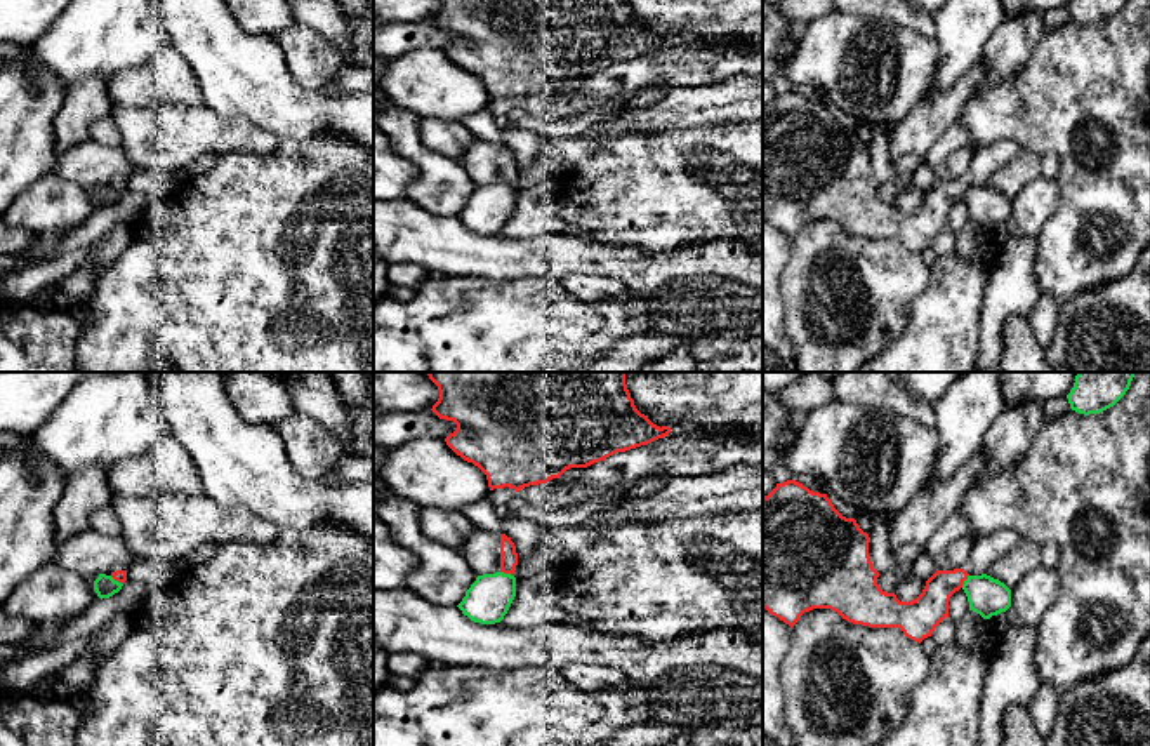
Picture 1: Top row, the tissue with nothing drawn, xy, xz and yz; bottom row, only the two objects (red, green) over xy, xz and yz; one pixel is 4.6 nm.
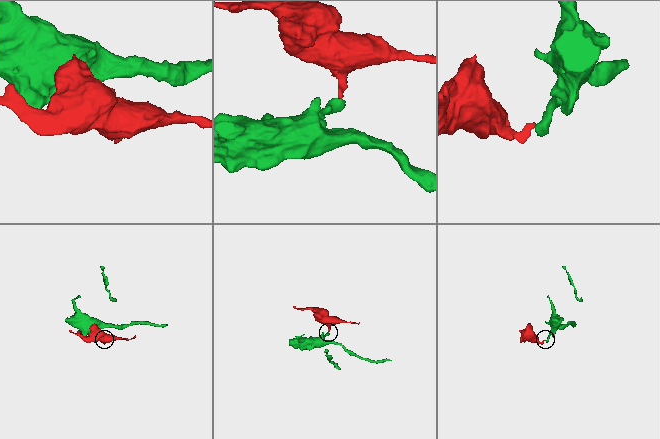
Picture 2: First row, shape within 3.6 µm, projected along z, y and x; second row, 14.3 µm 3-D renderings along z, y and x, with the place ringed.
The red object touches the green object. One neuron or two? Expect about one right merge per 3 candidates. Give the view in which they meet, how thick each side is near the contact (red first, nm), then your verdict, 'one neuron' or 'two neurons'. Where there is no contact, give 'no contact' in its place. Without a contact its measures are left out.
meets red in yz; 160 nm thick on the red side, 180 nm on the other; two neurons

